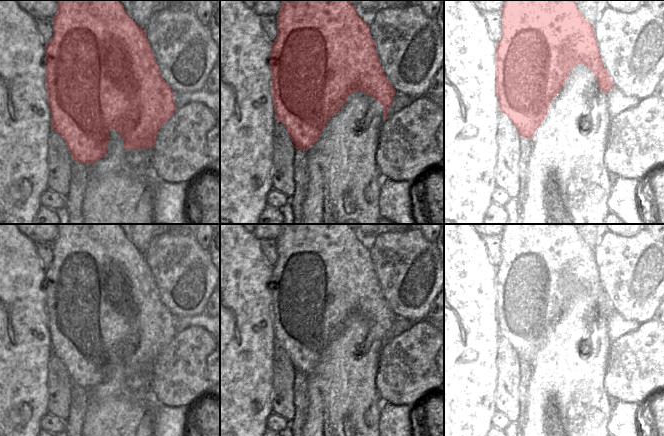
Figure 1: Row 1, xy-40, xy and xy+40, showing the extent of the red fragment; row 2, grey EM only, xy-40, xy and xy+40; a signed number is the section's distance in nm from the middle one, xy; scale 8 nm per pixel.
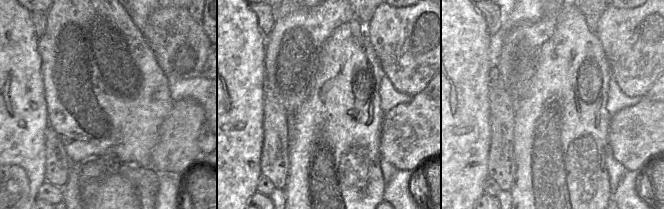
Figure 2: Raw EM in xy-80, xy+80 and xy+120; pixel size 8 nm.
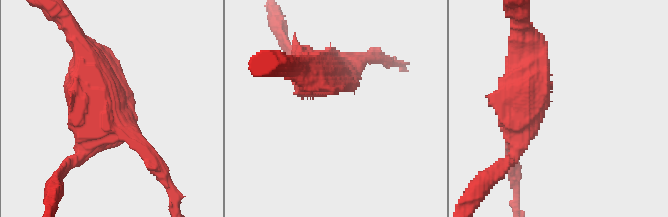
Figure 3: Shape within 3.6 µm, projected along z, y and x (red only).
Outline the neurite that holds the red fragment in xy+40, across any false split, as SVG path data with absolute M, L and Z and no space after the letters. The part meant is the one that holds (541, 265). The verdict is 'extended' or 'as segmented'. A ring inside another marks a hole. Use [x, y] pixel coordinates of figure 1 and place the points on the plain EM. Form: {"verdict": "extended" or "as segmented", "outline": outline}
{"verdict": "as segmented", "outline": "M504 224L500 235L501 263L495 271L495 317L499 336L507 339L519 360L532 363L545 343L551 325L578 288L584 288L595 299L602 316L607 318L614 311L601 283L593 248L583 241L575 224Z"}

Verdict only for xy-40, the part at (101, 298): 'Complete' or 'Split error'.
Complete

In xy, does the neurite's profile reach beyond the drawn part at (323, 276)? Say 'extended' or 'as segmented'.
as segmented

